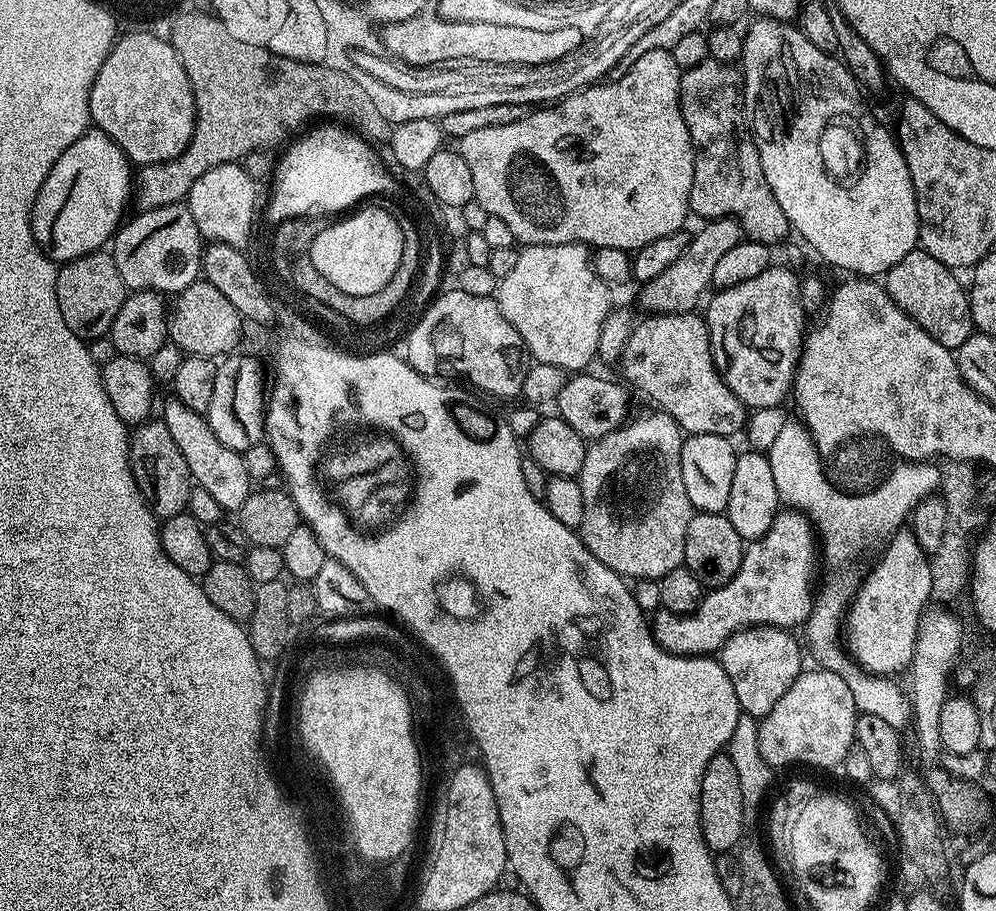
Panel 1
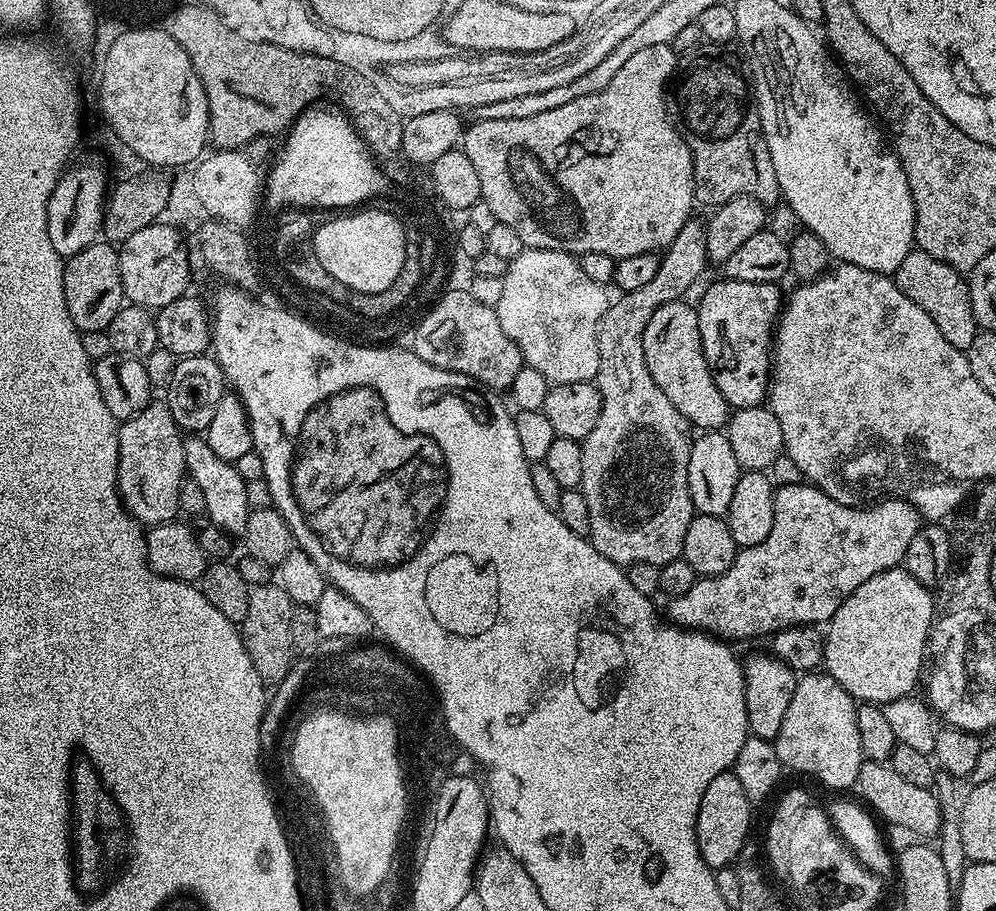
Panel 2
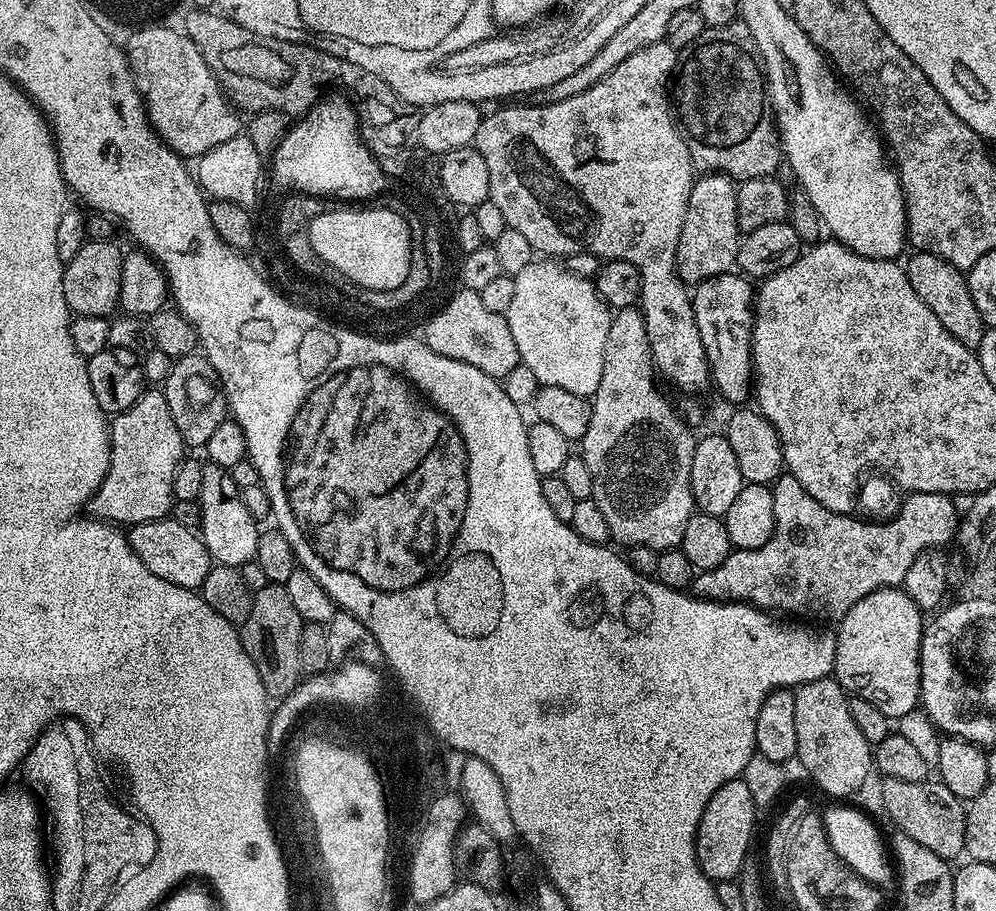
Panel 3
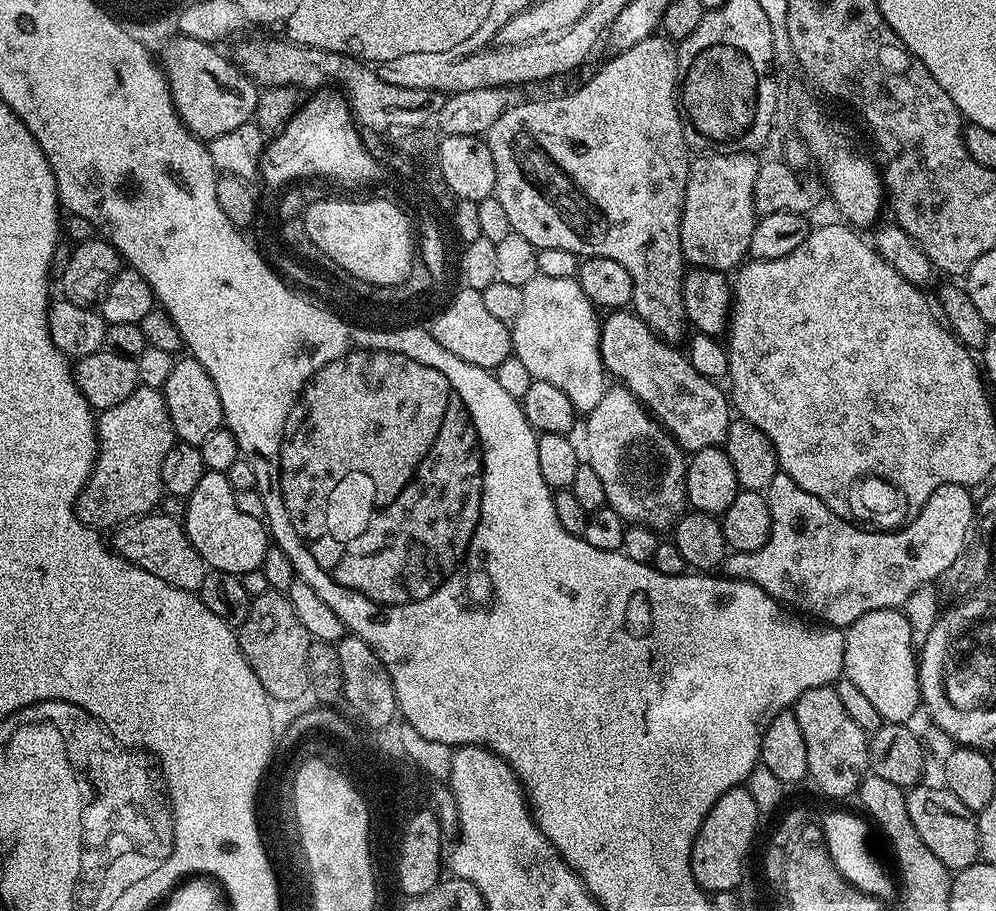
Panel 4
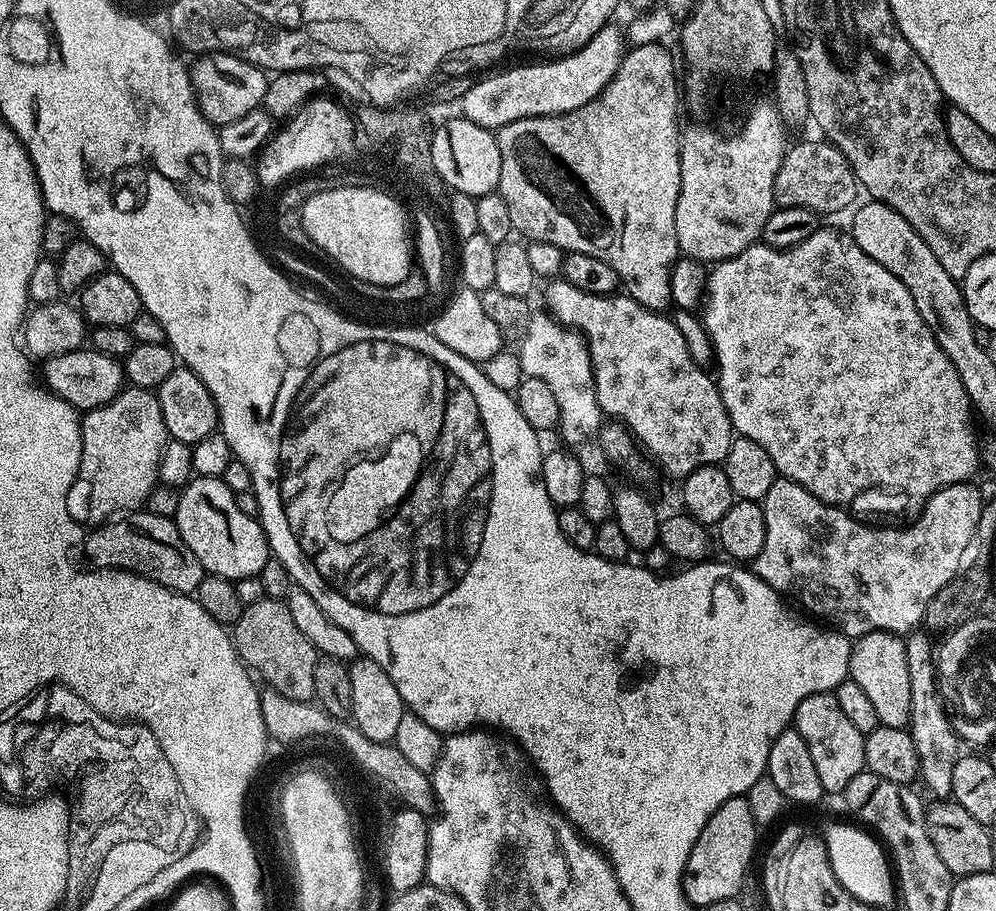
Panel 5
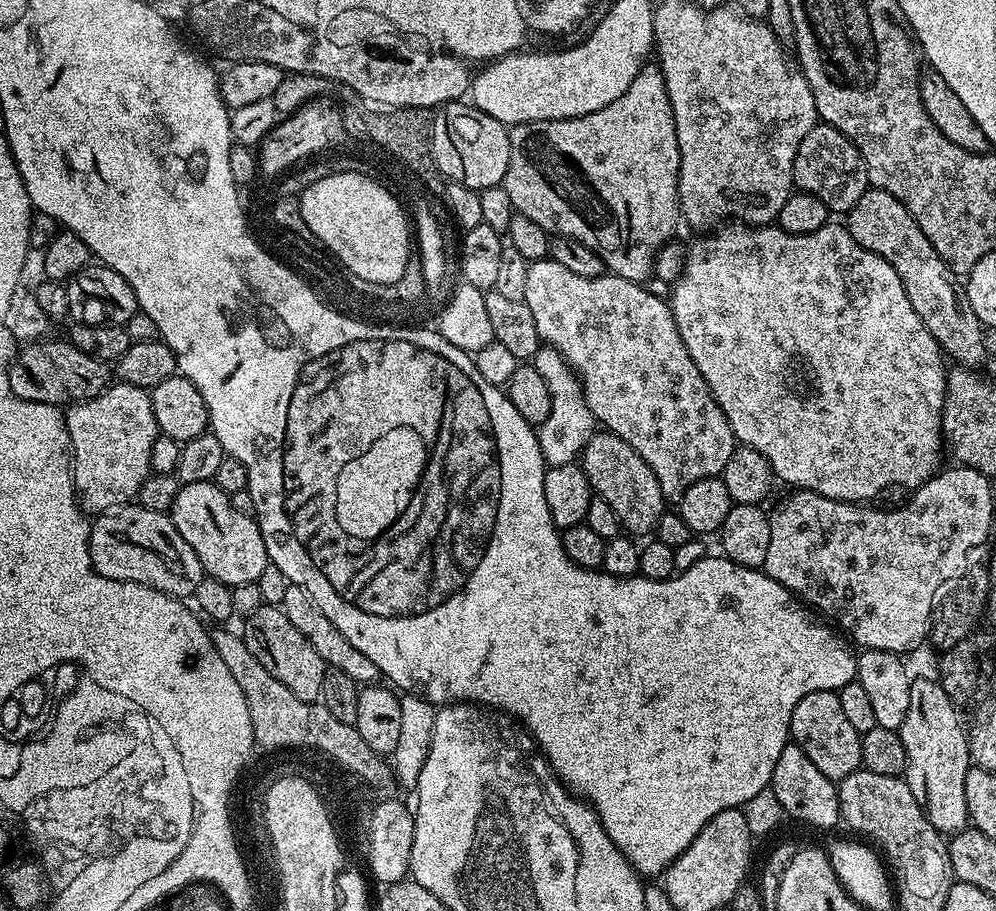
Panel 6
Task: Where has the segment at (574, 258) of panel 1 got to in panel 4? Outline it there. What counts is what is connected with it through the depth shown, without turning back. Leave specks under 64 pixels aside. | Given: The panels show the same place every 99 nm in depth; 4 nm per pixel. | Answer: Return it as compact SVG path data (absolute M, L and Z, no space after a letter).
M537 274L524 284L523 290L522 310L510 325L513 353L522 358L533 380L558 386L570 398L577 413L592 412L606 391L606 369L600 357L602 320L598 309L582 294L582 286L574 278L546 278Z

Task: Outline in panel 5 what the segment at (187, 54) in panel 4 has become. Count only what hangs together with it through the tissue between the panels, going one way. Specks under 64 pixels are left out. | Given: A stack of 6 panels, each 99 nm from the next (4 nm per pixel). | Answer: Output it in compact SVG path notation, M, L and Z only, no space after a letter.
M229 52L204 54L197 60L200 61L196 65L193 63L190 68L192 89L196 92L196 99L200 101L202 114L211 124L219 126L226 122L235 122L238 118L242 118L242 114L250 114L250 110L254 110L263 105L266 86L269 81L269 77L266 75L264 69L254 66L237 56L231 56Z

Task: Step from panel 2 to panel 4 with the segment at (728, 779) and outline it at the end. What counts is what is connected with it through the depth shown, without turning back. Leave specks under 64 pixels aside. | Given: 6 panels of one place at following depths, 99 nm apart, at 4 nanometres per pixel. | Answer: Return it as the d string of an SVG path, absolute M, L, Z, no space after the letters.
M747 787L731 788L714 802L692 843L690 866L698 886L709 894L739 889L740 875L756 836L756 823L762 819L758 805L750 798Z

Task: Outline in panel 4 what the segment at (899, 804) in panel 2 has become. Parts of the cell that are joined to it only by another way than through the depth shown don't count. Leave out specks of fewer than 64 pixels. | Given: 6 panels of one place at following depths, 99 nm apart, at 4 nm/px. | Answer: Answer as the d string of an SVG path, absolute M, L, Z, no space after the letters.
M921 782L915 788L907 789L906 810L910 814L910 822L914 822L914 830L926 846L949 870L968 868L977 863L980 856L980 843L976 829L976 816L947 787L931 788L928 782Z

